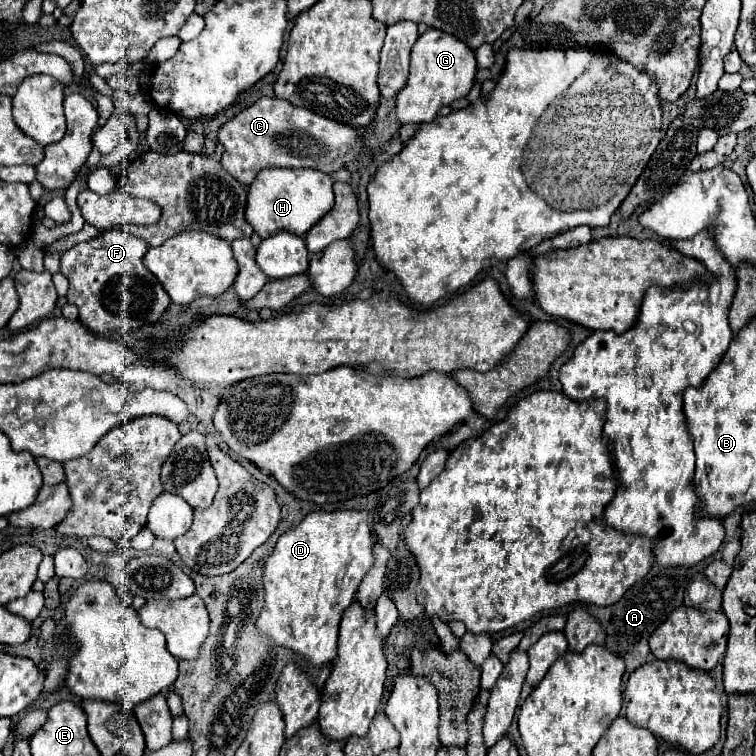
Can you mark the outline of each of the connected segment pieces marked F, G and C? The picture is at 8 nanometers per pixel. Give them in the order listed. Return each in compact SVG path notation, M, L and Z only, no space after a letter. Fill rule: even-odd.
M110 230L88 242L80 242L60 258L60 272L68 278L68 302L80 310L80 322L94 332L138 330L146 320L160 320L170 306L170 298L158 278L146 270L142 258L148 244L122 230ZM120 276L120 278L116 278Z
M428 28L410 52L410 78L408 84L396 96L396 118L400 124L424 124L432 122L440 108L450 106L456 100L468 96L476 76L474 52L458 38L442 34L442 30Z
M260 96L252 106L244 108L240 114L236 114L232 120L228 120L218 130L218 142L224 146L222 154L222 166L244 186L248 188L252 180L258 176L260 170L278 166L278 168L314 168L322 170L326 174L332 174L334 170L346 166L350 160L358 158L362 152L362 130L352 130L348 126L338 126L338 122L332 122L324 116L312 114L310 110L298 108L290 104L288 100L282 100L278 96Z

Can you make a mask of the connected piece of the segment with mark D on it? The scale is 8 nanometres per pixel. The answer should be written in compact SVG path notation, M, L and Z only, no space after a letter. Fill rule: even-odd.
M310 512L296 528L280 536L274 552L266 558L262 568L264 586L264 608L256 620L256 630L260 636L270 640L274 646L282 646L294 654L308 660L310 666L320 668L336 658L338 624L342 614L352 606L358 586L362 584L368 568L372 566L372 532L368 526L366 512ZM300 628L314 628L314 642Z

